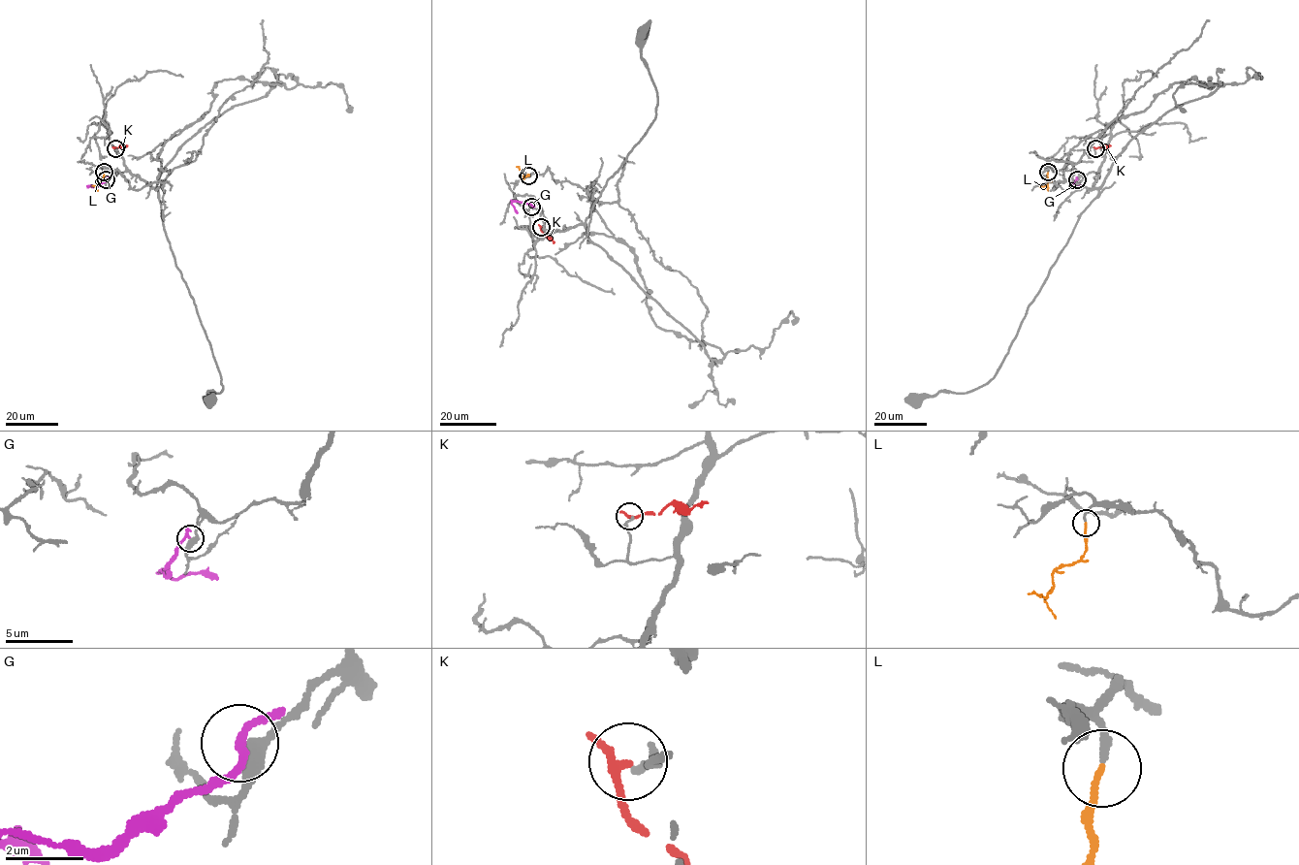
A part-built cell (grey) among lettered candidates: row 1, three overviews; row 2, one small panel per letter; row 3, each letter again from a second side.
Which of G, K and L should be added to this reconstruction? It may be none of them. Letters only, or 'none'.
L

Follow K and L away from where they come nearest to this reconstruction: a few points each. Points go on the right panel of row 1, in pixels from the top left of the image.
K: (1095, 148), (1110, 144)
L: (1048, 172), (1048, 182), (1040, 185)

